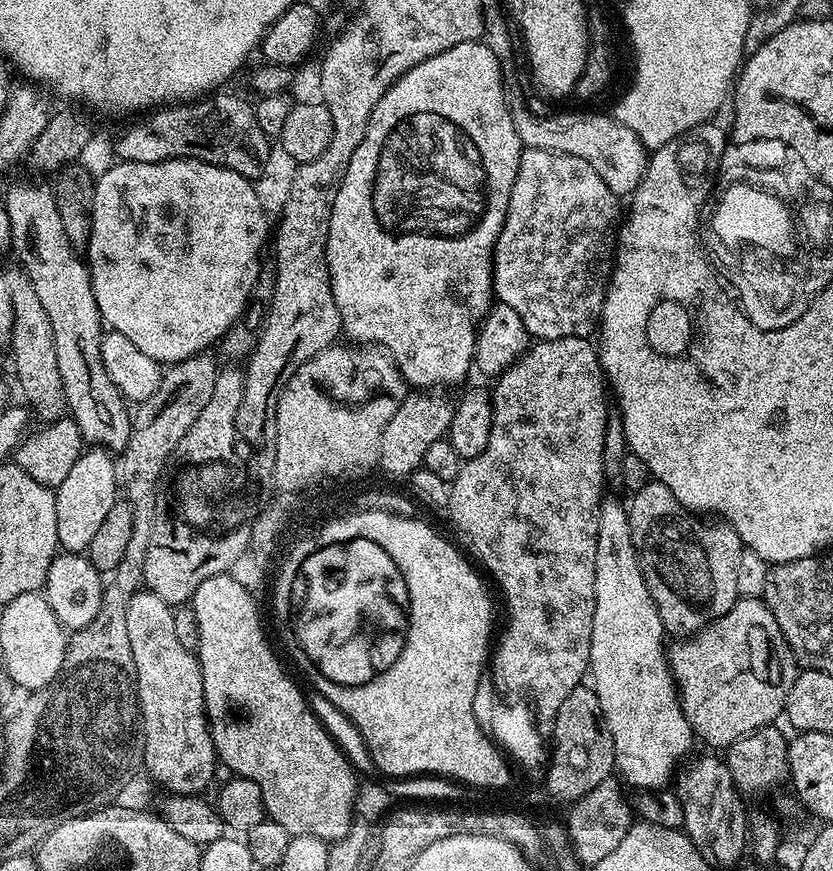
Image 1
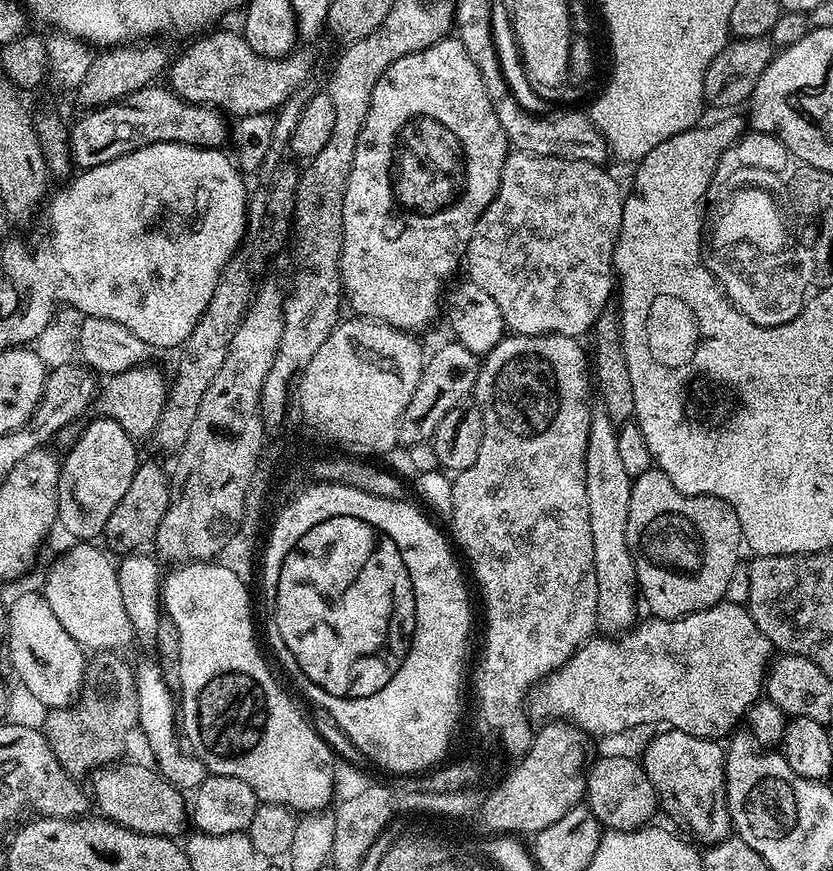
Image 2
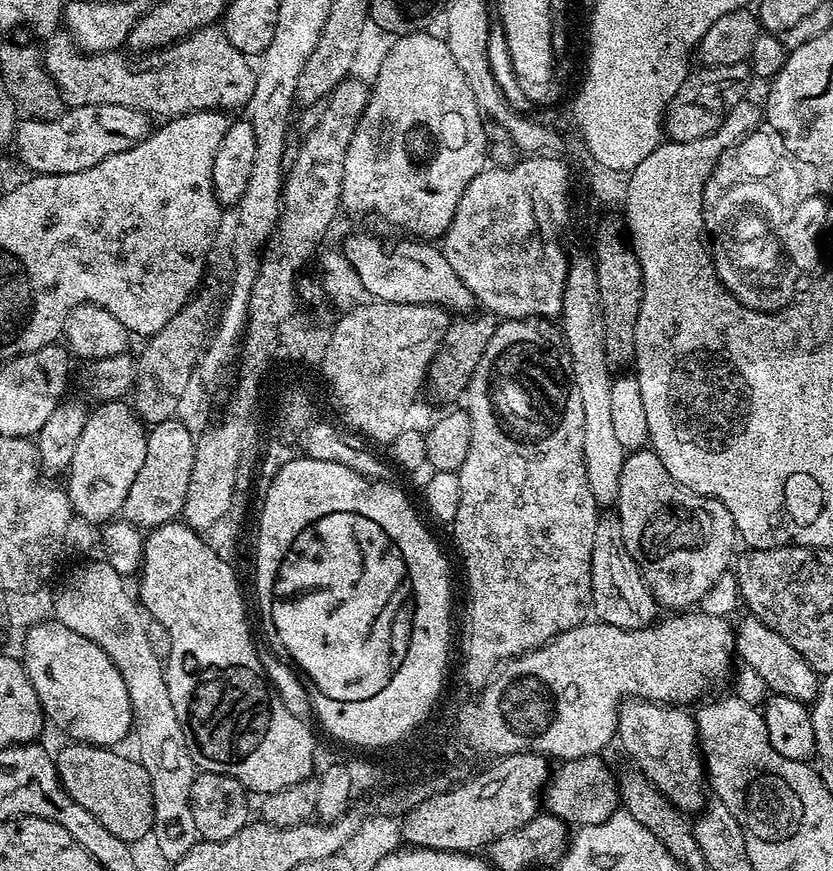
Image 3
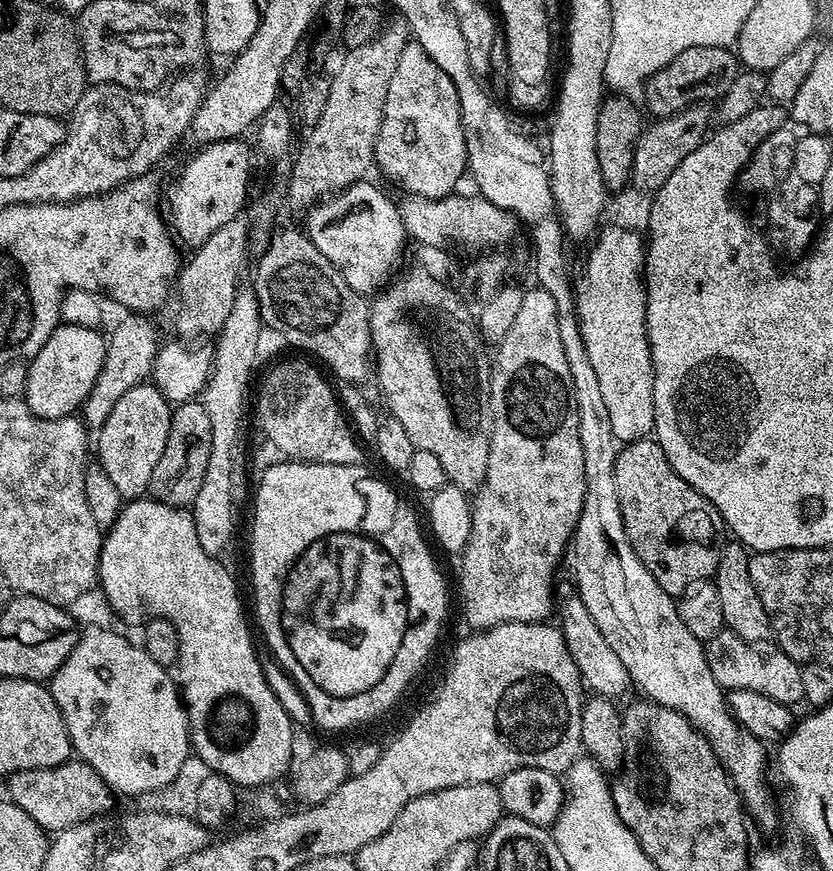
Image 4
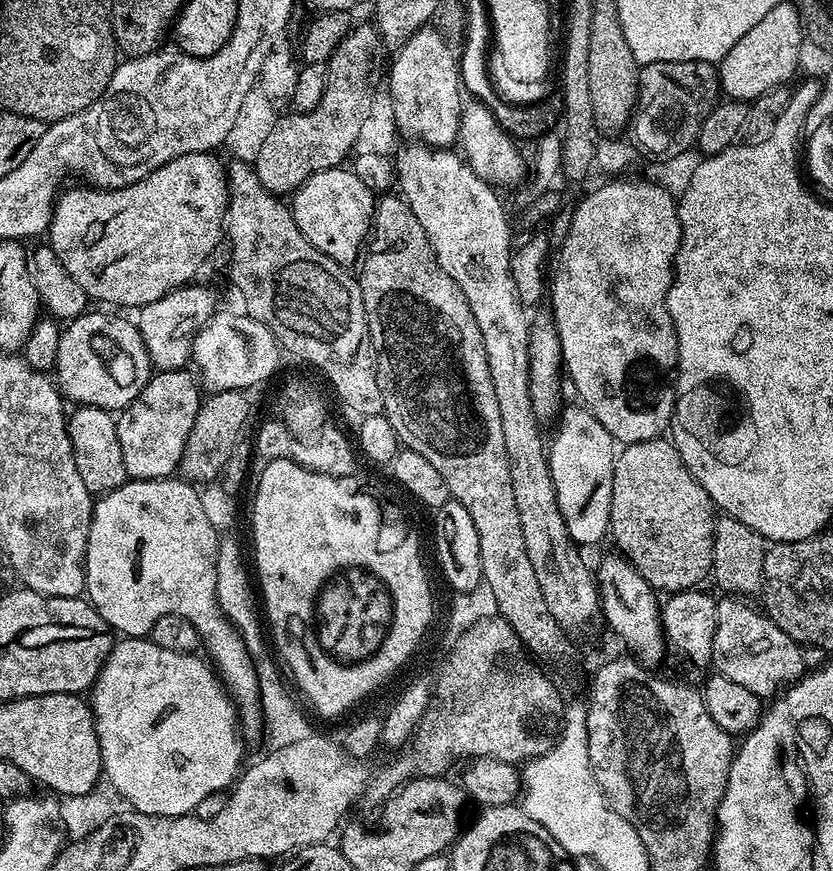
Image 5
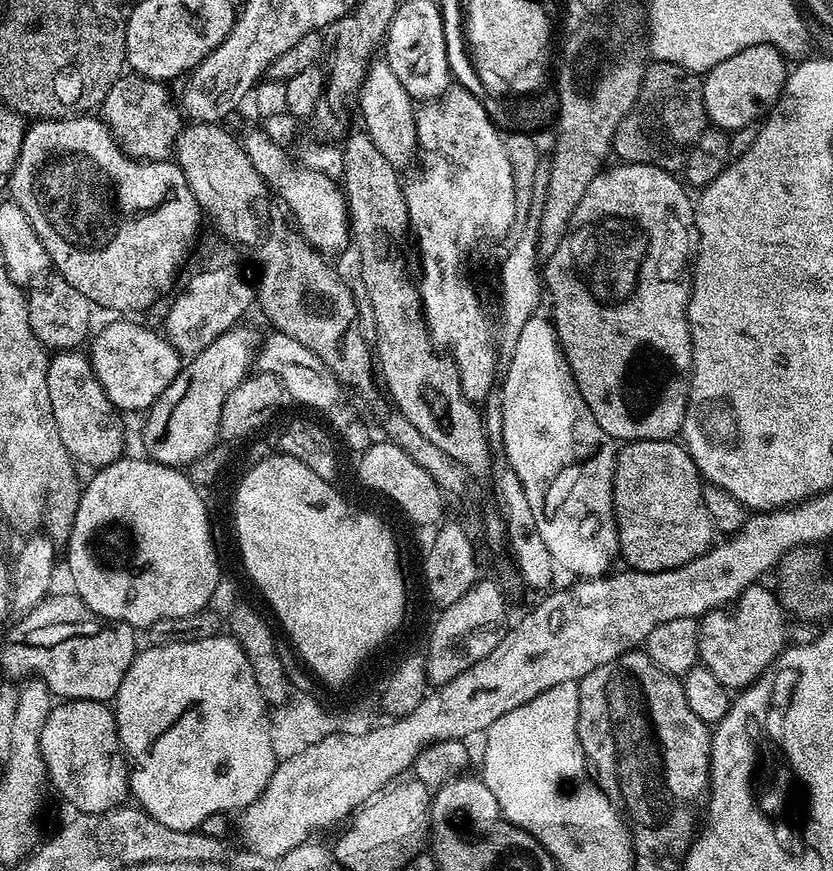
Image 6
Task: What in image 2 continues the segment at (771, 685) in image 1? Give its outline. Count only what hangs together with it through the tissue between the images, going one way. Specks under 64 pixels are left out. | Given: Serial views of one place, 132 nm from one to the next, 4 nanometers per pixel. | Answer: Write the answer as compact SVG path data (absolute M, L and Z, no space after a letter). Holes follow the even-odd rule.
M721 602L715 604L713 608L707 608L701 612L695 612L689 616L679 616L677 620L657 620L648 618L648 621L637 623L634 630L629 630L623 634L608 635L596 634L591 640L584 643L570 659L561 666L557 672L548 675L547 680L540 681L534 692L536 704L540 707L540 712L552 722L568 722L575 724L581 732L592 736L616 736L619 732L624 732L627 728L636 728L639 724L656 724L667 726L669 729L685 732L691 736L697 736L703 740L719 741L720 736L727 737L733 731L732 727L736 723L743 721L748 715L749 708L761 699L762 689L766 684L766 673L773 659L774 649L772 643L758 630L758 626L752 621L747 607L743 604L729 604Z

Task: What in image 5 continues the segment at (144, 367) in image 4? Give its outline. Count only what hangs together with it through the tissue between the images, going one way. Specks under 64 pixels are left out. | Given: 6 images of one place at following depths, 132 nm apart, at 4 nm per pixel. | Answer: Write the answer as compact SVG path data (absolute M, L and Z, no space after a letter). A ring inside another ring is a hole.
M192 282L183 288L175 288L170 294L158 298L158 302L150 302L145 308L139 309L138 327L148 356L152 359L153 369L162 372L183 369L192 355L196 332L202 330L217 311L218 305L211 290L199 288L198 285Z

